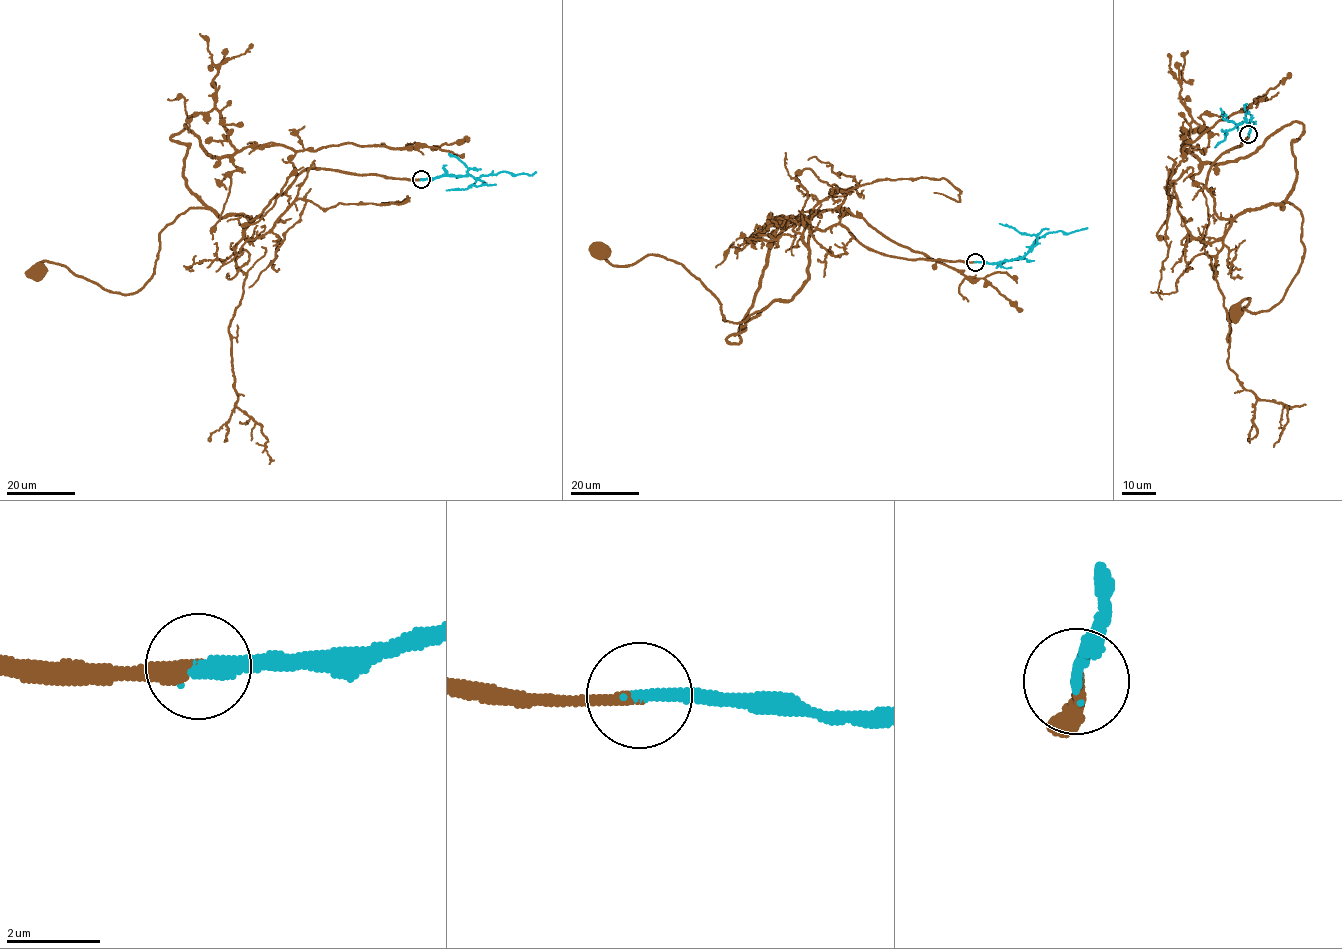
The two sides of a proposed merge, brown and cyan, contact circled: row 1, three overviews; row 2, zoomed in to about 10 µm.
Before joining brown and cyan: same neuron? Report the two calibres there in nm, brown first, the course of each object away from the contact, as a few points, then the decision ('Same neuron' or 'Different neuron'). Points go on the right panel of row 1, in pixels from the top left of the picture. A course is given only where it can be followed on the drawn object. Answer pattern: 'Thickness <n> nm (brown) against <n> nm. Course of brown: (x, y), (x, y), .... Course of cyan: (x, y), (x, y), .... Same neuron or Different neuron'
Thickness 240 nm (brown) against 280 nm. Course of brown: (1248, 134), (1211, 166), (1213, 210), (1288, 202), (1304, 258), (1272, 308), (1246, 299), (1236, 316). Course of cyan: (1248, 134), (1251, 129), (1247, 121), (1234, 123), (1224, 119), (1222, 114), (1225, 114), (1220, 108). Same neuron

